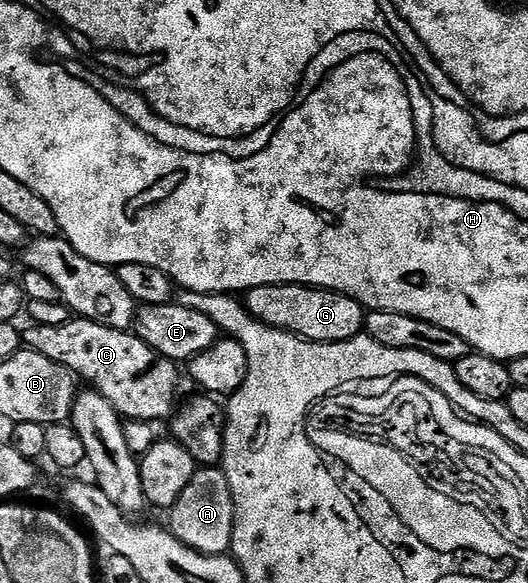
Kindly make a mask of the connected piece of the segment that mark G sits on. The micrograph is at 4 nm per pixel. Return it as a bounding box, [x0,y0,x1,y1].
[245,283,365,343]

